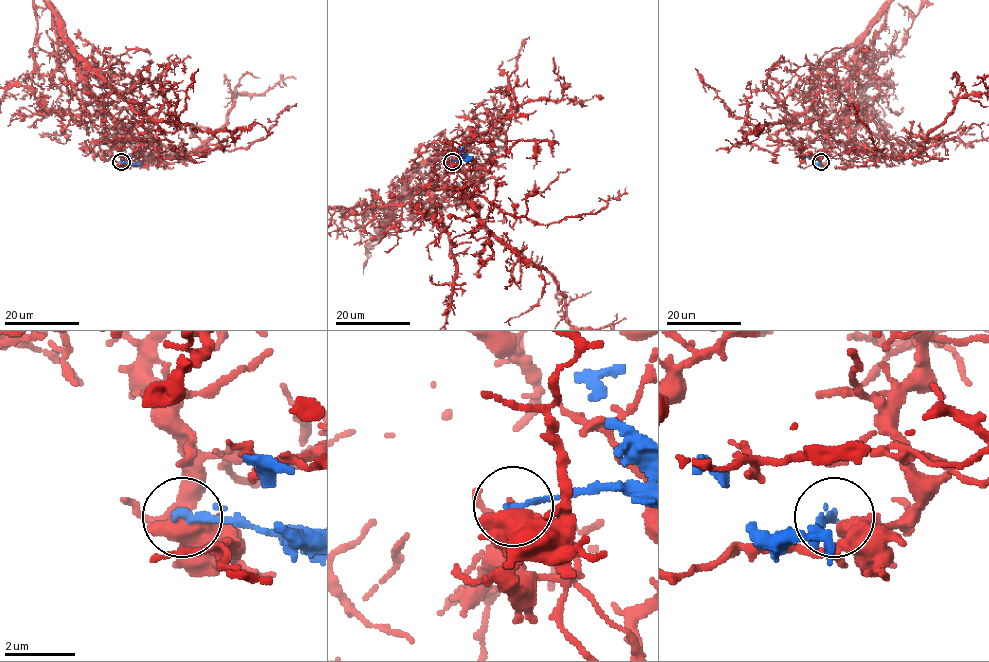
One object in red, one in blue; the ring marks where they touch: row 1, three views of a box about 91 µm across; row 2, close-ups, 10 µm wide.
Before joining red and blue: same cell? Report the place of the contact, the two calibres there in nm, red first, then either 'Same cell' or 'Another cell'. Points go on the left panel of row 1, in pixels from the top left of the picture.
Place: (121, 162). Thickness 750 nm (red) against 160 nm. Another cell

